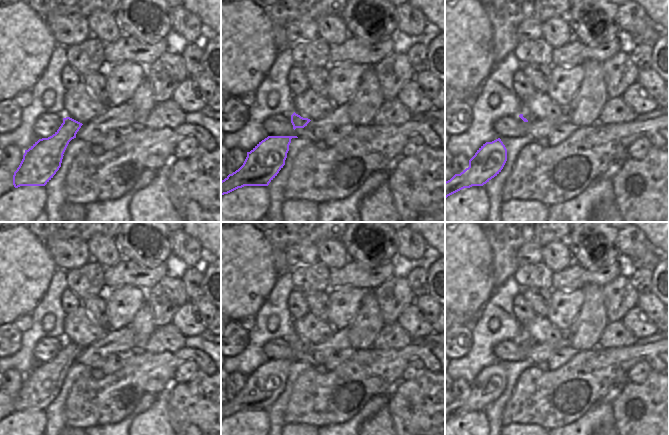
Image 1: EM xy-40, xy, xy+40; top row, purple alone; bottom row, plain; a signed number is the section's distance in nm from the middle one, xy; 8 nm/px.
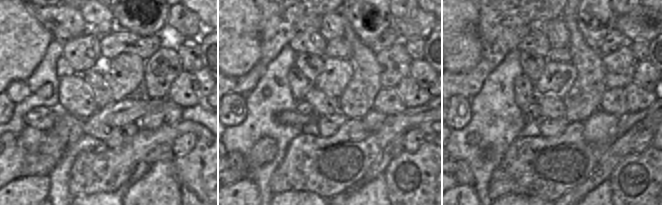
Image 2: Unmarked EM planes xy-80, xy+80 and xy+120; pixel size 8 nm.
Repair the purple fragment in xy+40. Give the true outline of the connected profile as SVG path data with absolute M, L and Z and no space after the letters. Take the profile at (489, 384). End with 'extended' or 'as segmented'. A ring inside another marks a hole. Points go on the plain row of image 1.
M500 362L483 368L469 384L469 391L445 406L445 422L472 410L483 410L497 400L507 385L507 373Z | as segmented

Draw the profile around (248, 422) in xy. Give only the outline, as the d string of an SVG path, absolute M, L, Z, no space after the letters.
M244 410L221 420L221 435L268 435L267 410Z

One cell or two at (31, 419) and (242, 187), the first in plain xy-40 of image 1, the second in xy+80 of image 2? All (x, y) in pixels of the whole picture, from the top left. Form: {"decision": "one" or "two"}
{"decision": "one"}

